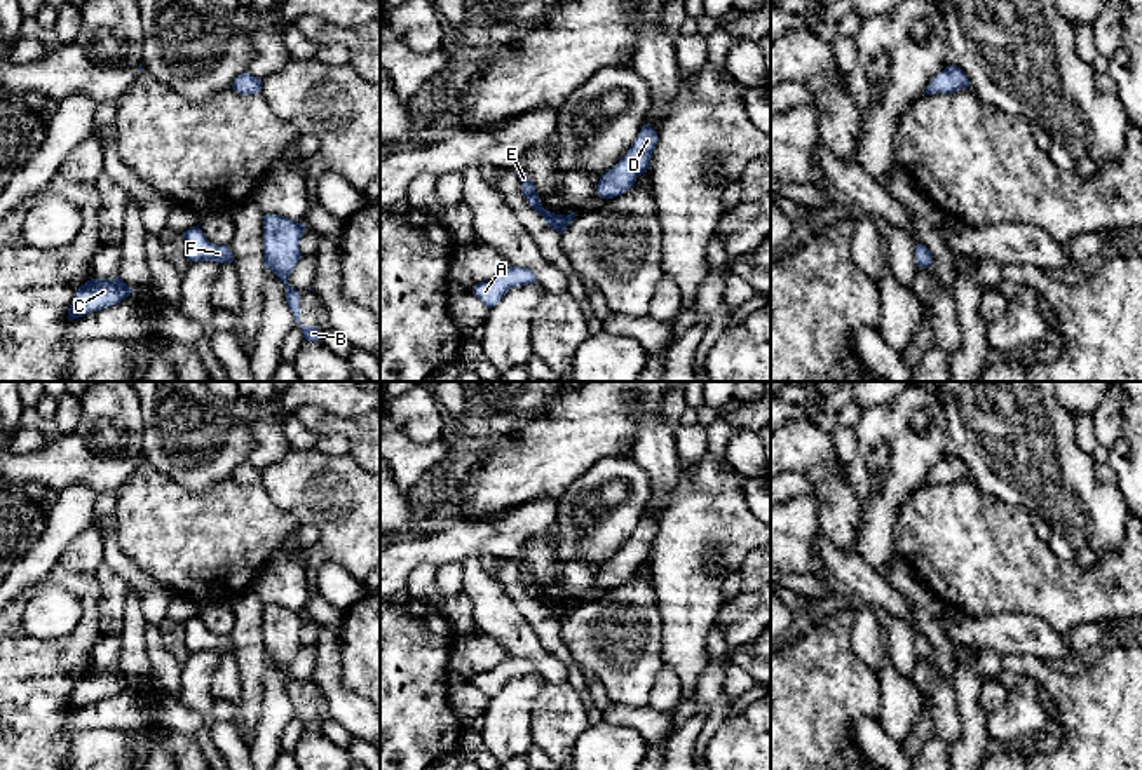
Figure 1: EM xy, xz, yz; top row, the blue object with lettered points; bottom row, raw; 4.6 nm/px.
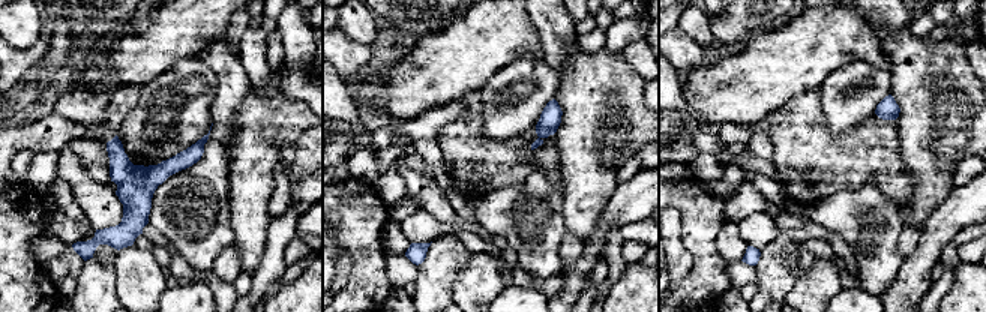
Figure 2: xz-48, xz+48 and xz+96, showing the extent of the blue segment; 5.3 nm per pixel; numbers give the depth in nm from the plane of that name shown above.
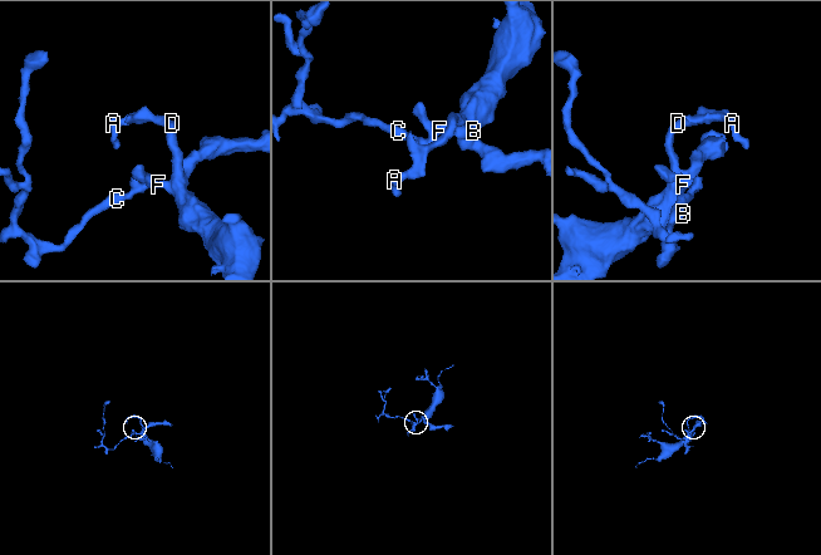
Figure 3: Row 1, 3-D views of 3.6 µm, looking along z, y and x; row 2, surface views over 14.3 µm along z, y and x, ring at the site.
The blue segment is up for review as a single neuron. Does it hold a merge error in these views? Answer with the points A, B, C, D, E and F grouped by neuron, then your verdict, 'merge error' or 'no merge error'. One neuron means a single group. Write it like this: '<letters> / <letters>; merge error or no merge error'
A B C D E F; no merge error

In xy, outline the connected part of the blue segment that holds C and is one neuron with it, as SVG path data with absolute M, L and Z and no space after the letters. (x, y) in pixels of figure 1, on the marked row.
M120 277L110 280L87 280L75 293L68 310L68 321L113 307L126 300L131 293L134 293L134 289L131 289Z

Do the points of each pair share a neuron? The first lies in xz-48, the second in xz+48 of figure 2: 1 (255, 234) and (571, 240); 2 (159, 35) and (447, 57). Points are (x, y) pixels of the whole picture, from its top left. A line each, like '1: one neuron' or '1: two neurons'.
1: two neurons
2: one neuron

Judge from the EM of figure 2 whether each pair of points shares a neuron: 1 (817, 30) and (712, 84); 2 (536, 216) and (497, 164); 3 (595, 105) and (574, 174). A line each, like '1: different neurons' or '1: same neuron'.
1: same neuron
2: different neurons
3: same neuron

